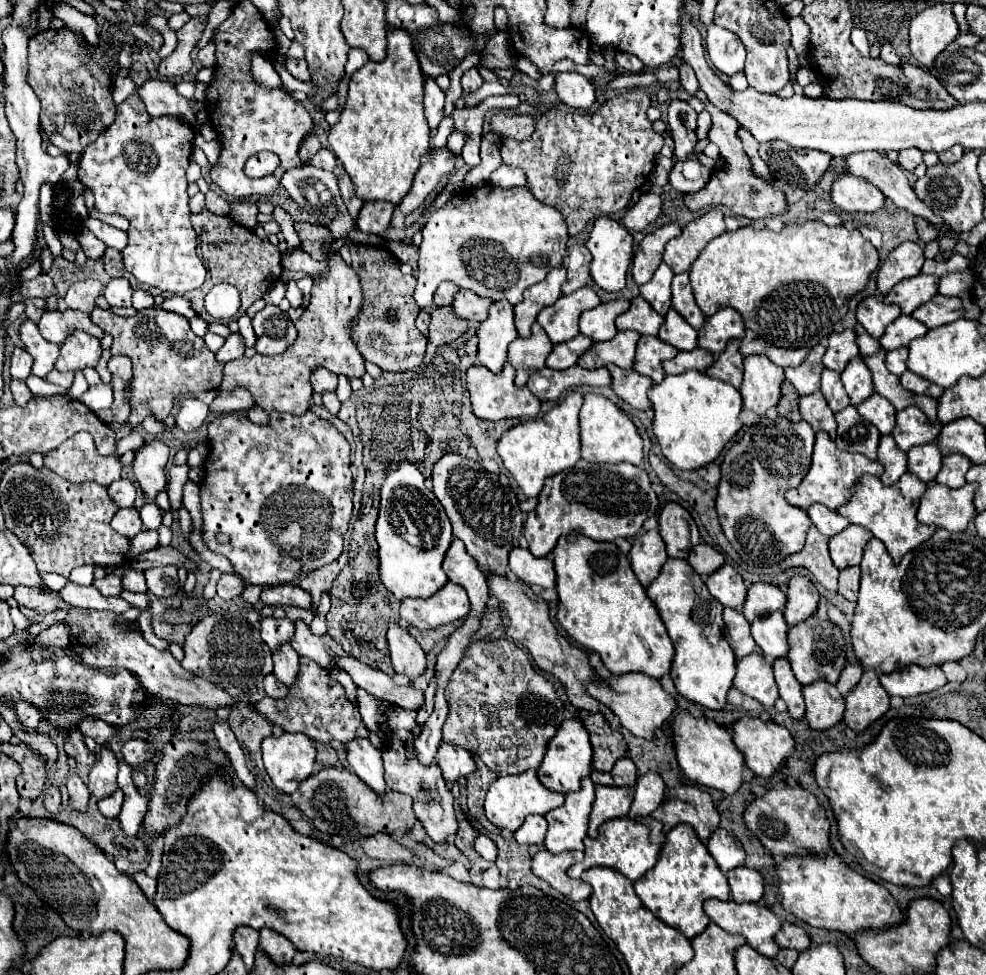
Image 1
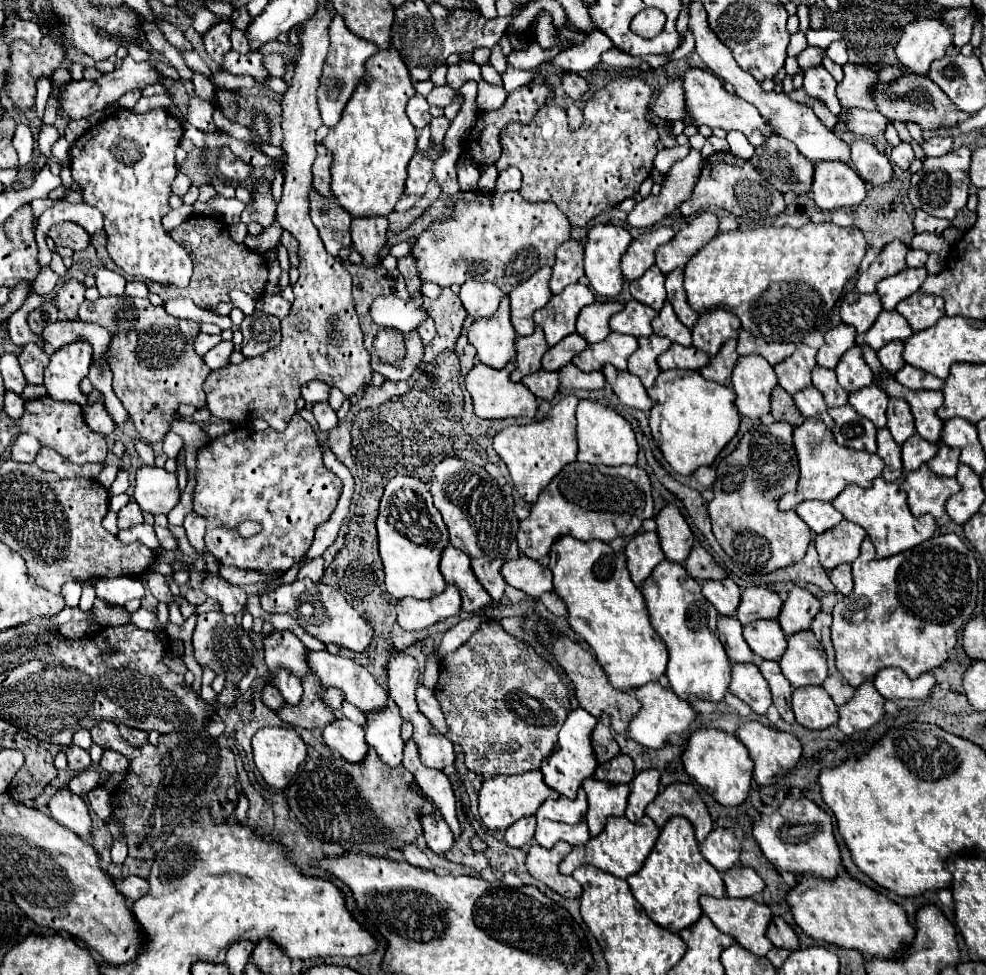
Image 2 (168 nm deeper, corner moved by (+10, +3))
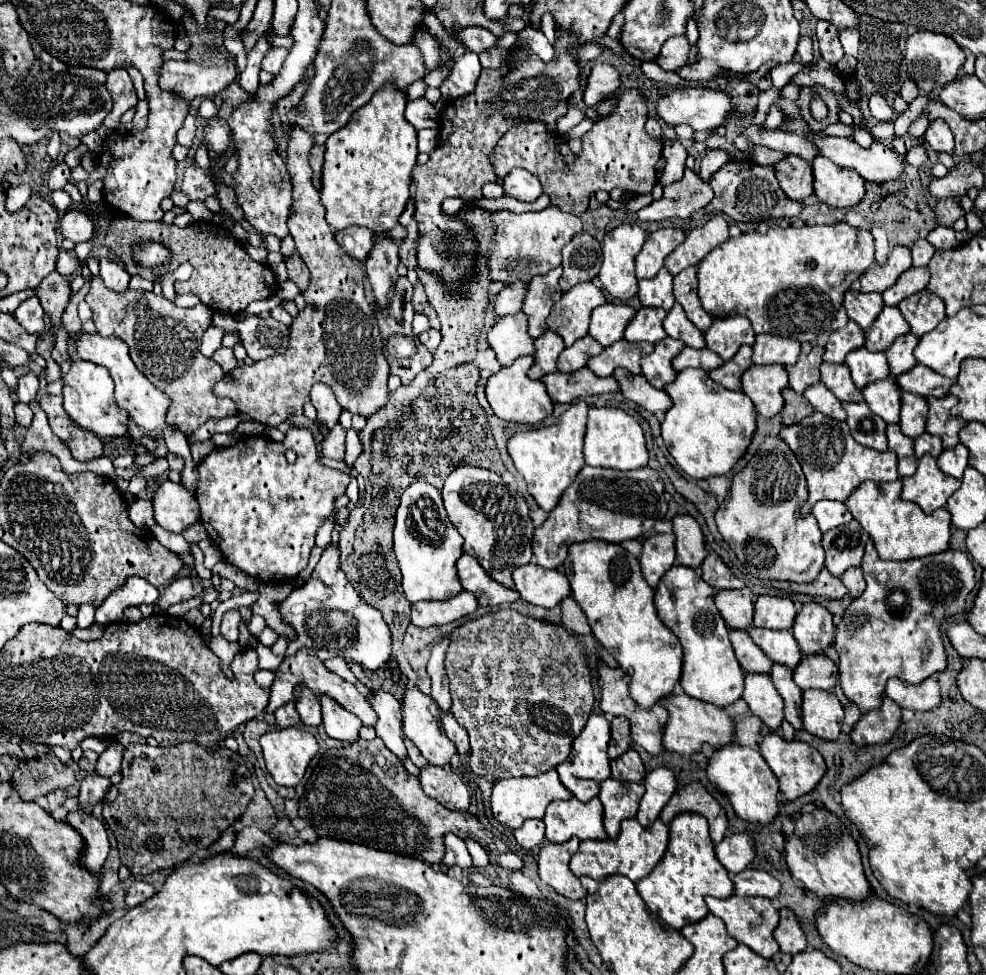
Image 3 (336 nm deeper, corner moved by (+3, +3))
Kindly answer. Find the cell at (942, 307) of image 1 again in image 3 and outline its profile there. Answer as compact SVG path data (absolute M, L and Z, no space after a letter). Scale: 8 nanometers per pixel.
M915 293L903 299L897 307L901 309L905 321L911 325L911 333L921 337L937 327L937 323L941 321L941 315L945 315L945 303L933 293L929 293L929 305L921 305L919 297L921 293Z

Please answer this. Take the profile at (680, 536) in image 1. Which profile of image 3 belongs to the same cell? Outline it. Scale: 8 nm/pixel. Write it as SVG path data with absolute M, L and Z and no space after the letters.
M675 515L673 533L675 533L675 549L677 549L675 563L697 569L707 555L705 537L699 523L691 515Z

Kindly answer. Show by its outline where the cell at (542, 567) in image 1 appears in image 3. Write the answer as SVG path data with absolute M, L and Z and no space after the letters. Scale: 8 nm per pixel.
M527 563L513 571L515 589L521 599L541 607L555 607L571 593L569 579L557 569L543 569L541 565Z

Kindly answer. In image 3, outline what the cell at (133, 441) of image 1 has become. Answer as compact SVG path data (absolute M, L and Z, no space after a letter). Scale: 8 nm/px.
M93 277L85 301L93 311L97 333L123 339L129 345L129 355L137 369L171 399L169 415L165 417L169 427L177 427L181 433L191 435L207 419L237 415L231 399L219 399L211 391L213 383L225 375L223 369L199 351L201 337L205 329L211 327L213 311L209 307L197 305L193 309L183 309L161 295L133 289L115 293L103 285L101 277Z

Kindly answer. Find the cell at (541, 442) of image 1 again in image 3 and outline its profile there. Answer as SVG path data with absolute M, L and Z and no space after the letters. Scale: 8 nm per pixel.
M577 399L569 405L569 409L559 417L557 423L547 425L543 429L515 433L507 443L515 469L525 479L527 489L533 495L533 499L537 501L537 505L547 513L557 505L565 487L569 487L569 483L573 483L575 475L585 465L583 435L585 435L587 411L589 411L589 405L583 399Z

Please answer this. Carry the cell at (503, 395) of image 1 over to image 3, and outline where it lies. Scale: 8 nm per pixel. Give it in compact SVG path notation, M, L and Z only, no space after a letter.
M527 355L527 357L515 359L511 367L501 367L497 373L493 373L487 379L487 387L485 387L487 401L497 417L511 421L511 423L535 425L553 413L553 401L549 399L545 385L541 381L531 381L527 377L527 369L531 365L533 365L533 357Z

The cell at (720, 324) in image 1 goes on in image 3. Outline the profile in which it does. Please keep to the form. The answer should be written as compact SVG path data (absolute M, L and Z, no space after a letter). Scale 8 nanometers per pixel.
M743 315L717 317L705 331L705 341L711 351L715 351L723 361L729 361L741 345L755 343L755 331Z

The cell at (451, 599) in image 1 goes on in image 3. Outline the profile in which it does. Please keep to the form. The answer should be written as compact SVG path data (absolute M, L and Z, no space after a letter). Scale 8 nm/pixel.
M461 591L449 601L417 601L411 609L411 623L417 627L445 625L457 621L477 609L477 599L469 591Z

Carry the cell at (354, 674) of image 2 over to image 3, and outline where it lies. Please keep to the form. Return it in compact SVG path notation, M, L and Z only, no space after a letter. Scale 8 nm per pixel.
M371 691L367 695L371 707L377 711L379 719L375 723L377 737L403 761L407 757L407 749L403 745L403 729L401 729L401 703L387 691Z

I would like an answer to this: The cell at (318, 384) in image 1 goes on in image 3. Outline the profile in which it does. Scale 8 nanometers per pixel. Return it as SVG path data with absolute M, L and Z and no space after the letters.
M317 383L311 389L311 403L317 409L317 423L323 423L323 425L327 425L331 429L339 421L341 405L337 403L333 391L327 385Z

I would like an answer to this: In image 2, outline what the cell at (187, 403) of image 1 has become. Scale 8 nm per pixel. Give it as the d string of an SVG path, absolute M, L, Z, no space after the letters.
M168 433L166 439L164 439L164 453L166 453L166 457L176 459L180 449L182 449L182 437L176 435L176 433Z

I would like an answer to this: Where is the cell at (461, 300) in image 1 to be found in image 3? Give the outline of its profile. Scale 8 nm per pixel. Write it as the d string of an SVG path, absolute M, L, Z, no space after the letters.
M517 281L517 283L509 283L507 287L503 287L493 299L491 299L491 307L495 309L495 313L499 317L503 315L513 315L521 311L521 301L525 295L527 285Z

